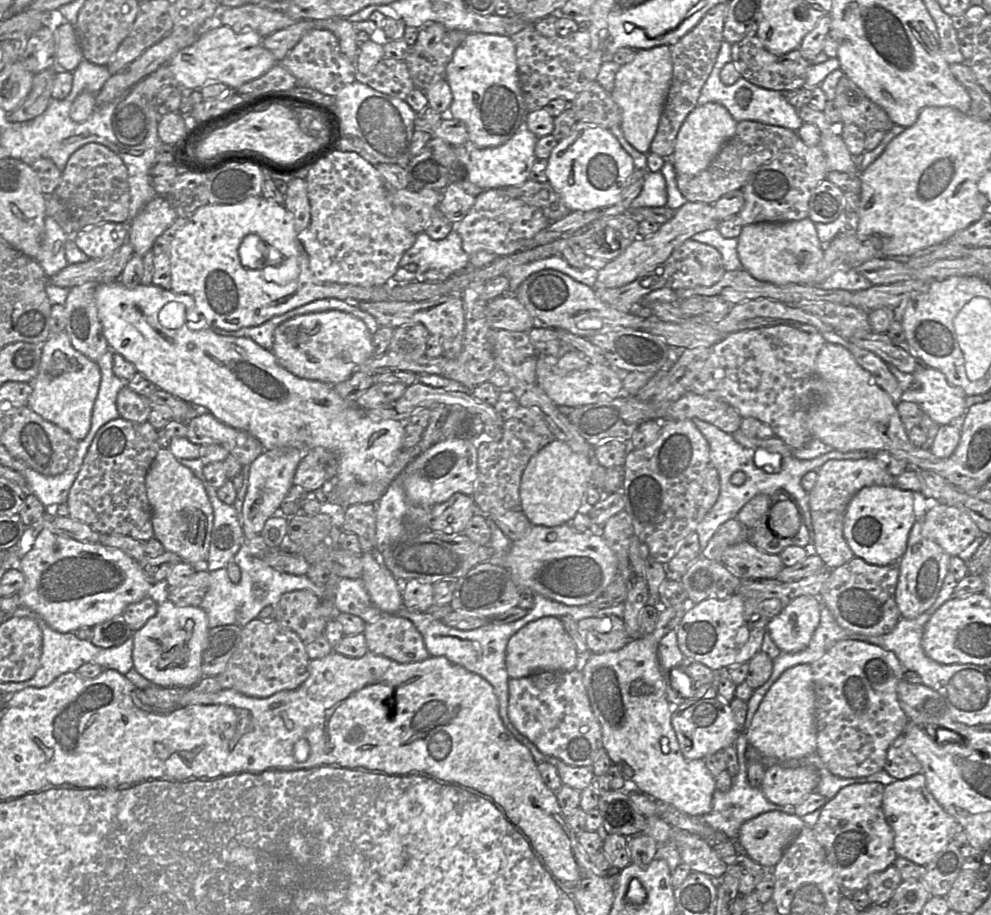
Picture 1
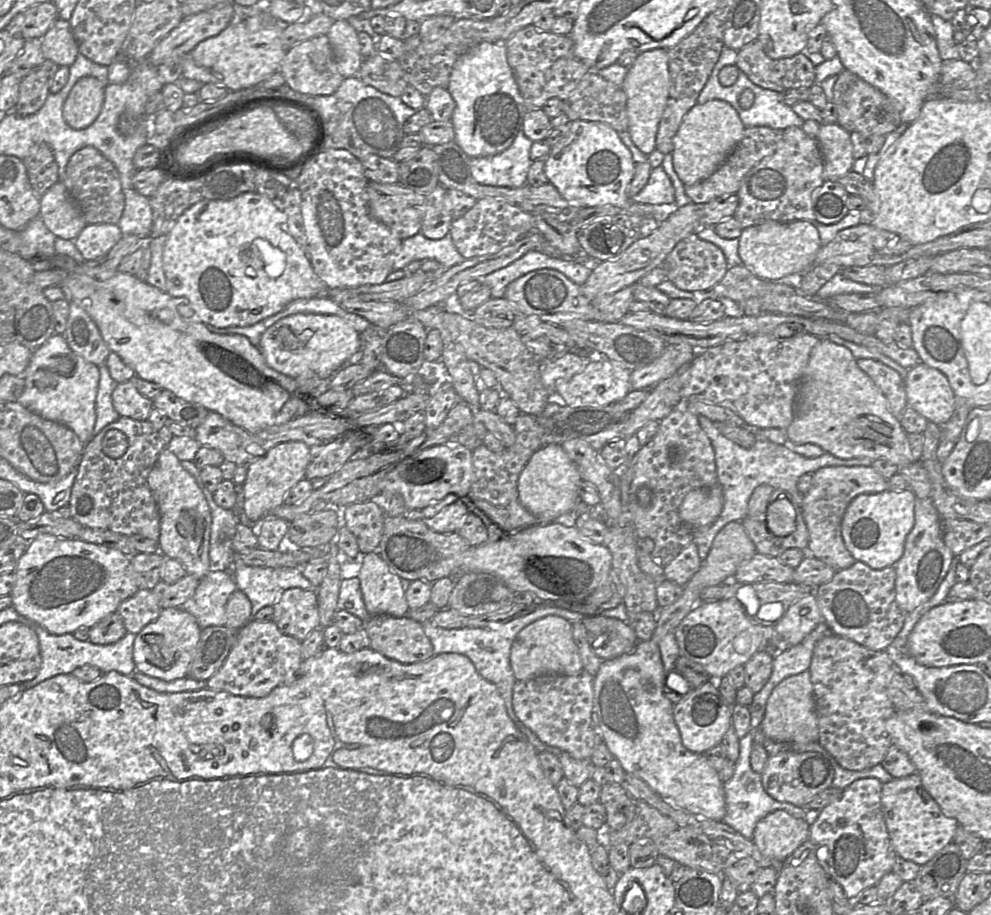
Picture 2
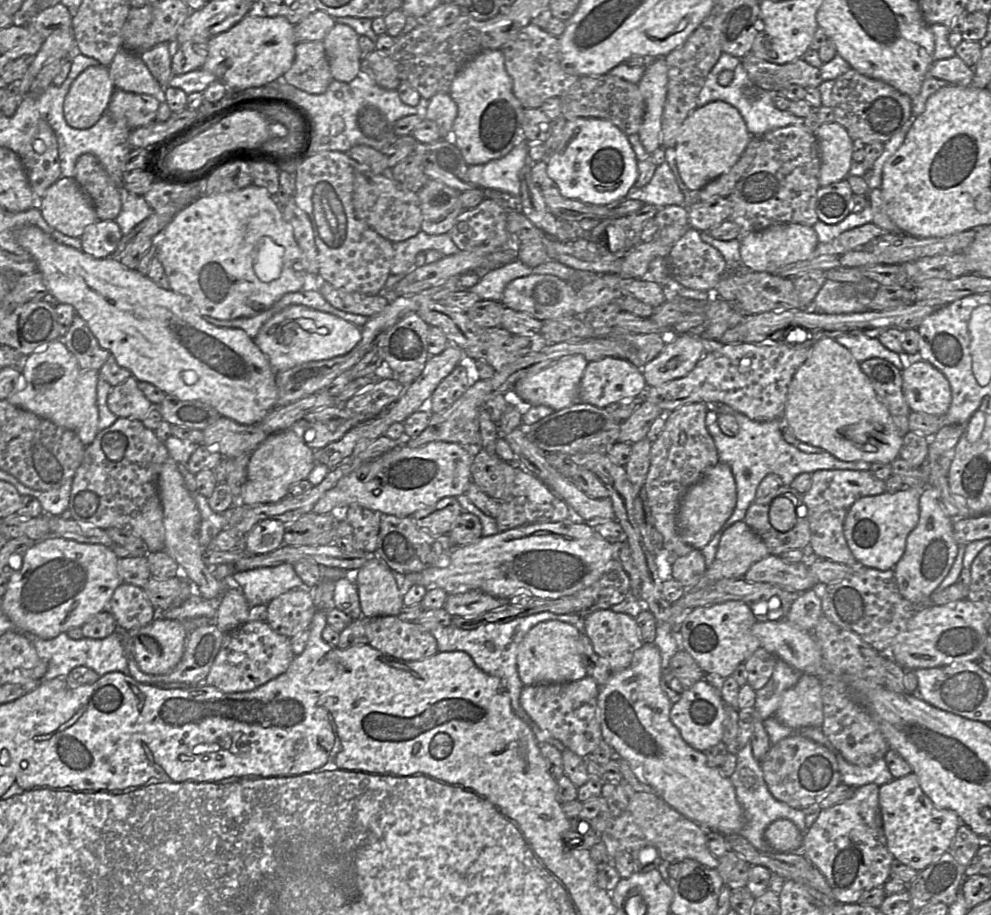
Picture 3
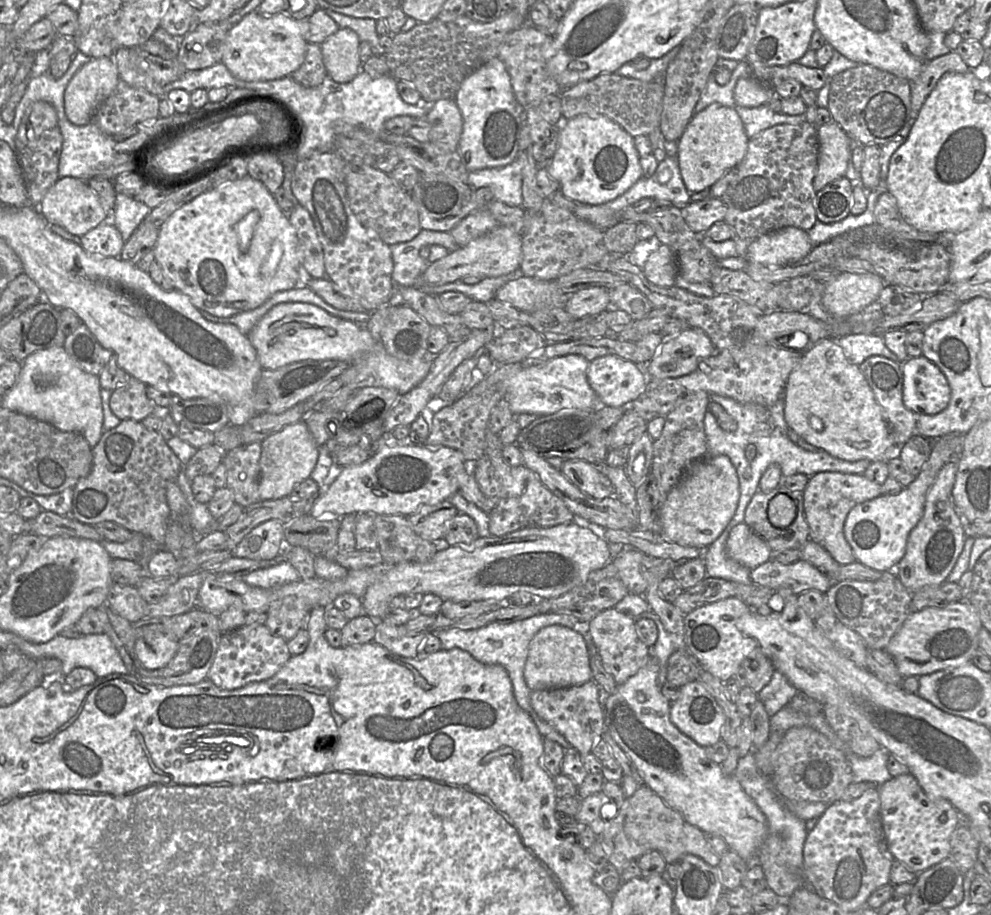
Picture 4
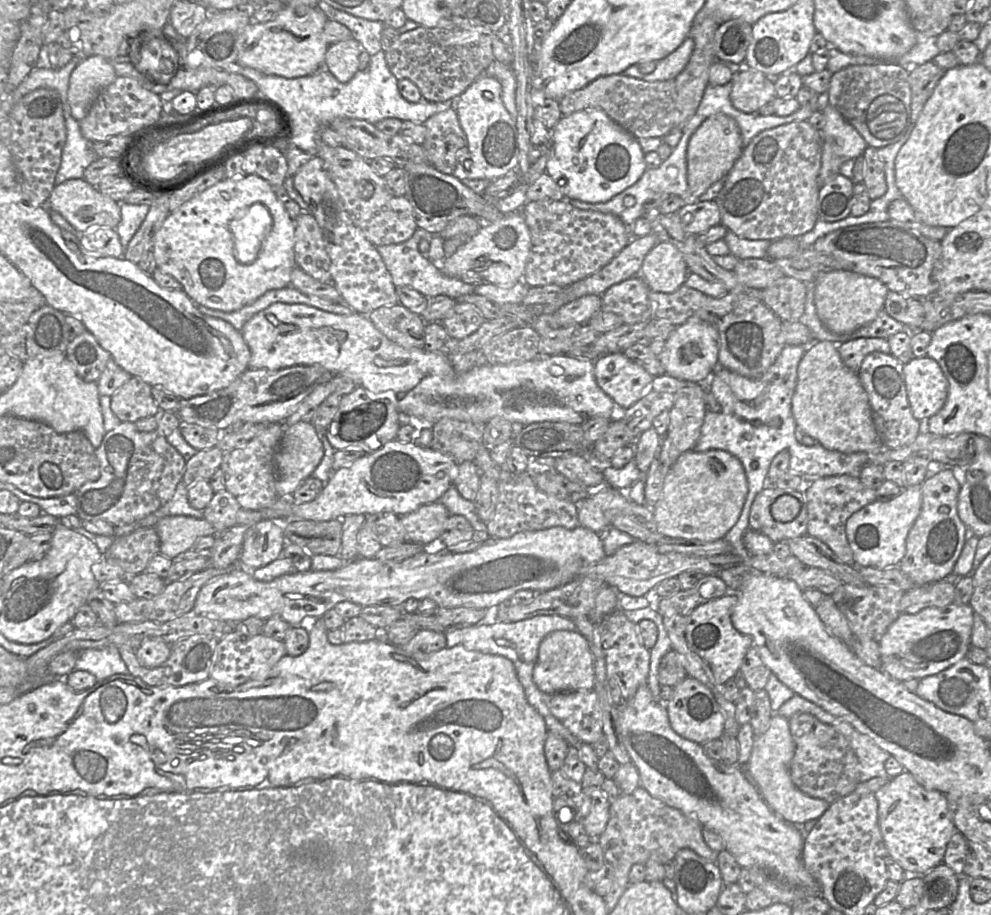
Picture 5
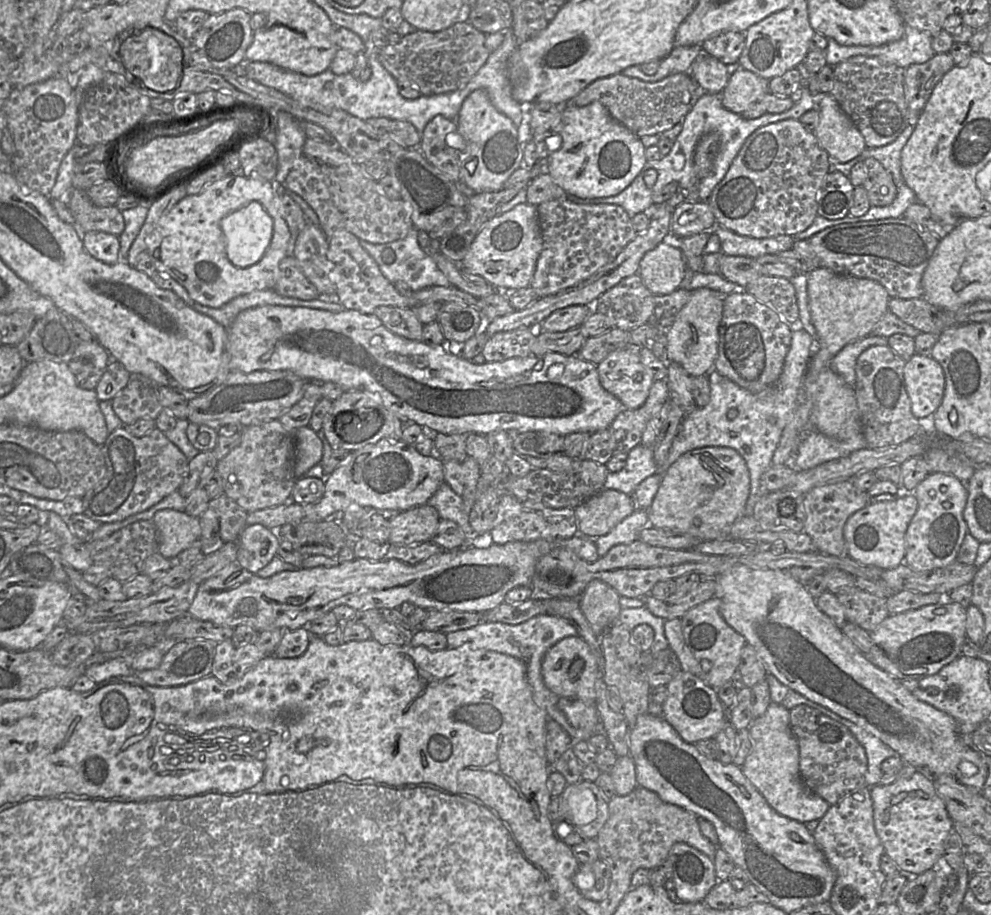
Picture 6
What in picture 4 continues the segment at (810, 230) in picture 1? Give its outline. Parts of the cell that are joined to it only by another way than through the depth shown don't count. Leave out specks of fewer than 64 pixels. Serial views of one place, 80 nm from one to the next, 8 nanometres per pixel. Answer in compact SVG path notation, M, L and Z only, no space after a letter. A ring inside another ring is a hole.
M784 227L751 240L745 259L765 266L781 266L802 260L812 249L807 231Z

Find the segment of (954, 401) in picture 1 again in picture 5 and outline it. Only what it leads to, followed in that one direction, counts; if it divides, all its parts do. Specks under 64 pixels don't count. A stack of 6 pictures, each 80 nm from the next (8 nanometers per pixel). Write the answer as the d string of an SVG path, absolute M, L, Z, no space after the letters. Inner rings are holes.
M928 356L913 357L903 365L910 408L917 420L928 419L944 406L949 382L939 364Z

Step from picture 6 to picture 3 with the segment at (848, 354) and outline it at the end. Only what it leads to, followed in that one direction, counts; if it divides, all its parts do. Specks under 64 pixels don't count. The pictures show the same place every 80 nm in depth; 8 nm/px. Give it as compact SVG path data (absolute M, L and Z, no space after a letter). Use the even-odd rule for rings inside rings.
M852 334L838 336L834 340L847 348L859 363L871 358L882 358L891 362L901 372L905 369L899 354L884 347L878 337L870 338L862 334Z

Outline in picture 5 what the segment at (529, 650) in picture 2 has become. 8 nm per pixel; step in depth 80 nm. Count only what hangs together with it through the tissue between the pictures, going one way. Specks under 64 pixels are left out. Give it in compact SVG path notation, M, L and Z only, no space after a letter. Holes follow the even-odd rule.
M557 630L547 634L539 645L538 657L533 670L533 680L539 690L547 695L594 689L593 659L583 635L577 630Z

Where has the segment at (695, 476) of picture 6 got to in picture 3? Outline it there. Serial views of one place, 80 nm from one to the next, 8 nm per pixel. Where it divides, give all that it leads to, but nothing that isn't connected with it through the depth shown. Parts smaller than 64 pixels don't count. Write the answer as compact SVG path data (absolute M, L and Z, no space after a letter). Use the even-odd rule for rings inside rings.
M718 462L691 485L680 500L677 532L684 543L701 550L729 519L737 501L735 480L728 464Z

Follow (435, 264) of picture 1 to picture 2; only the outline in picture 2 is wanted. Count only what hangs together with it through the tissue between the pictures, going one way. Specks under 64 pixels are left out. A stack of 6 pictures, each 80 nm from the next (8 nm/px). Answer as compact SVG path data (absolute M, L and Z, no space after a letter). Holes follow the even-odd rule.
M422 232L402 241L400 251L393 264L393 271L386 281L394 281L408 275L407 265L416 260L434 259L444 268L460 264L465 258L460 254L452 241L450 232L443 238L432 240Z

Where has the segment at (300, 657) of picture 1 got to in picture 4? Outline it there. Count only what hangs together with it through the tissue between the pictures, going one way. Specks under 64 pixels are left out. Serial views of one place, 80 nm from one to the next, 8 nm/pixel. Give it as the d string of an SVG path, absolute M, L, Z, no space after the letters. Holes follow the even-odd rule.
M265 624L243 625L222 634L207 679L221 689L238 689L250 683L271 678L290 657L287 641L272 634Z

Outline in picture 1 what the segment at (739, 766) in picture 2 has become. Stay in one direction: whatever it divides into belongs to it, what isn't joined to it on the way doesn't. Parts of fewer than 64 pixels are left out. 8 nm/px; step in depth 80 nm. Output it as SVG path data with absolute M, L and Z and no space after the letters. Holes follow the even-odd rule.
M741 731L735 744L737 748L739 770L737 775L735 777L732 777L731 789L728 792L715 790L712 798L711 811L708 814L702 816L693 816L693 817L700 817L705 823L710 825L712 828L714 828L717 831L723 832L730 840L734 841L736 841L736 839L738 838L739 830L742 824L754 817L757 817L760 814L763 814L768 811L782 811L787 814L795 814L795 806L773 804L764 796L760 788L756 788L750 785L747 776L747 759L746 759L746 750L748 746L748 741L744 731Z

